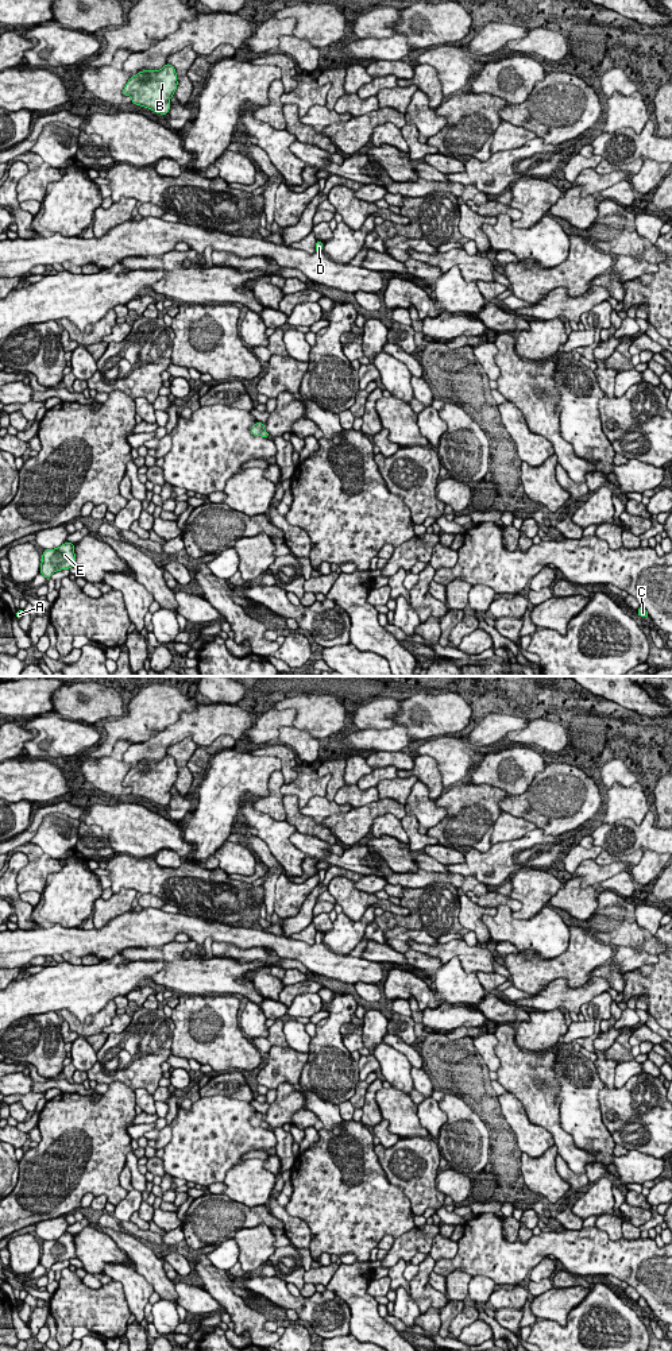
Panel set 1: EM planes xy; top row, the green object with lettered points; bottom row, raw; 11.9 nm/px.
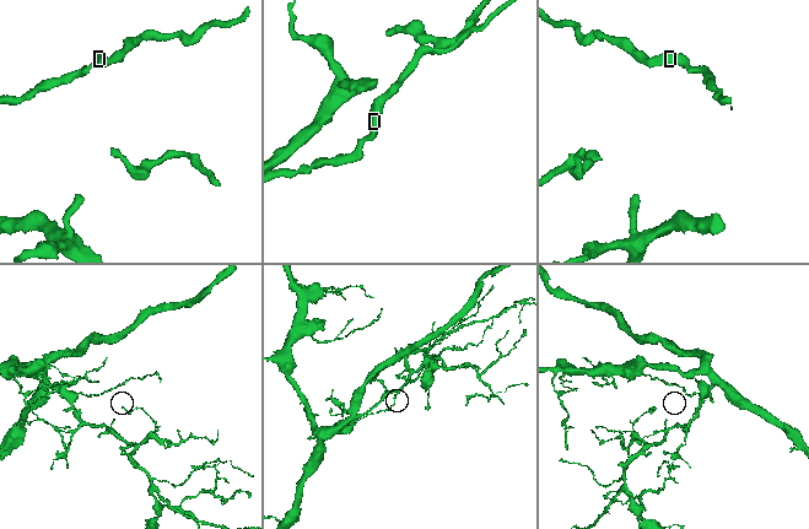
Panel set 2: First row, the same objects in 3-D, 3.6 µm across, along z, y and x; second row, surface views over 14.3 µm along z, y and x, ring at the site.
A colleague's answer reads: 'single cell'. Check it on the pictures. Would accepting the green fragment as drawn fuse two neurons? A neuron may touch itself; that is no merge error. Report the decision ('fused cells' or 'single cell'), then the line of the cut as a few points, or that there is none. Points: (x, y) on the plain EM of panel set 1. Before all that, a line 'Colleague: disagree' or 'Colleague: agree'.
Colleague: agree
single cell; no cut

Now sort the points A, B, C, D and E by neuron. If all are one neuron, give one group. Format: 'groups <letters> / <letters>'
groups A B C D E

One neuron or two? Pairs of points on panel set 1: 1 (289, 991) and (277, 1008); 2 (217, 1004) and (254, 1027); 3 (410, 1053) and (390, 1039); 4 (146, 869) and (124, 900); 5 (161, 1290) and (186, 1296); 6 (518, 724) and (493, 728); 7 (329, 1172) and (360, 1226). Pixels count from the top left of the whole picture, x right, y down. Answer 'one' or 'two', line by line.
1: two
2: two
3: one
4: two
5: two
6: one
7: one

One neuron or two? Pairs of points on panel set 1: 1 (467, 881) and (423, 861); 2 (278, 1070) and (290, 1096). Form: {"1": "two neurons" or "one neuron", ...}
{"1": "two neurons", "2": "two neurons"}

